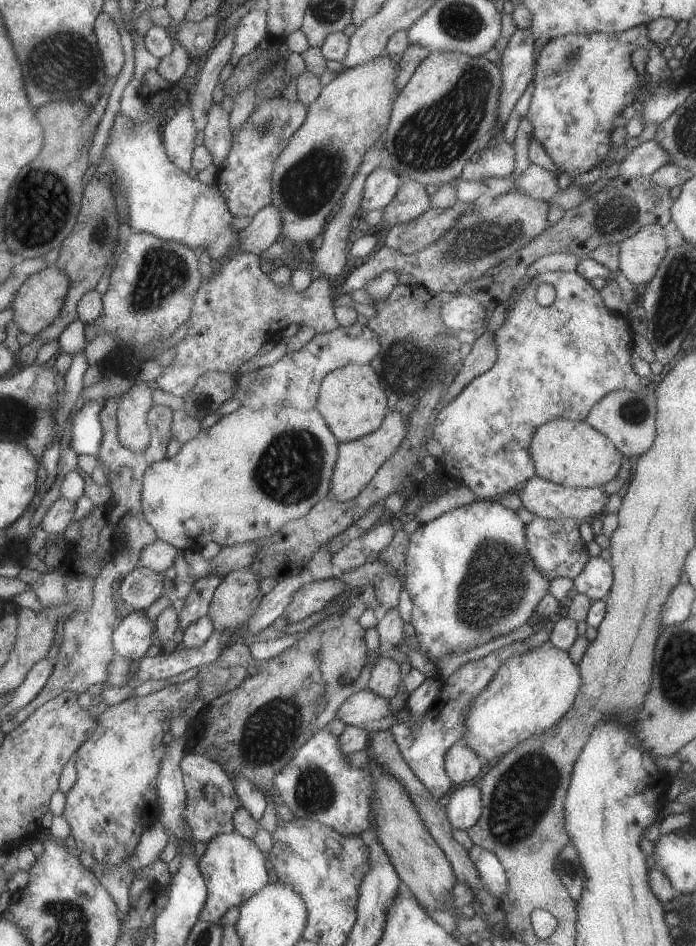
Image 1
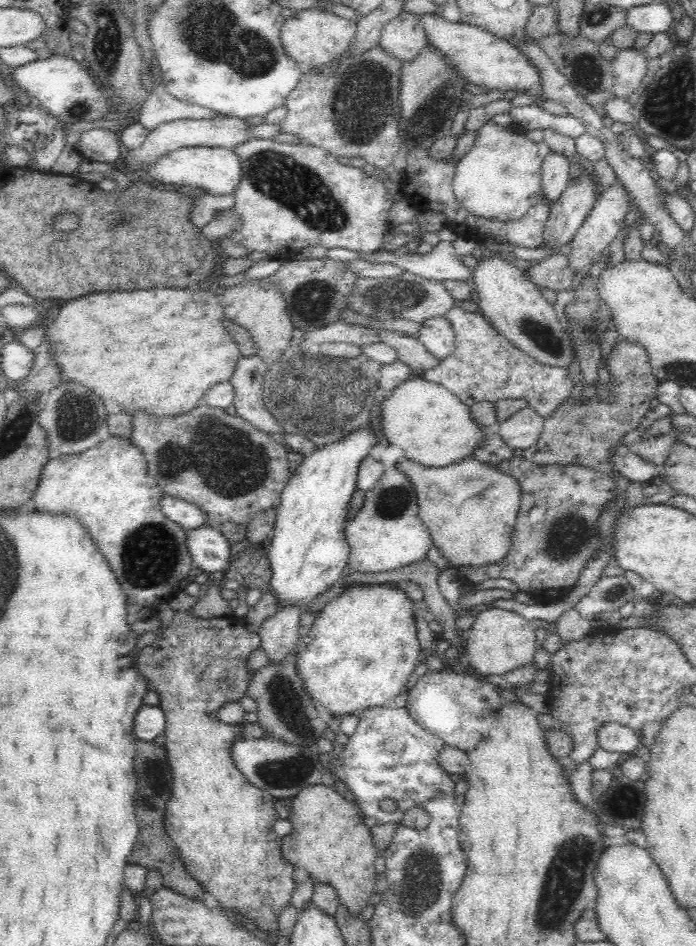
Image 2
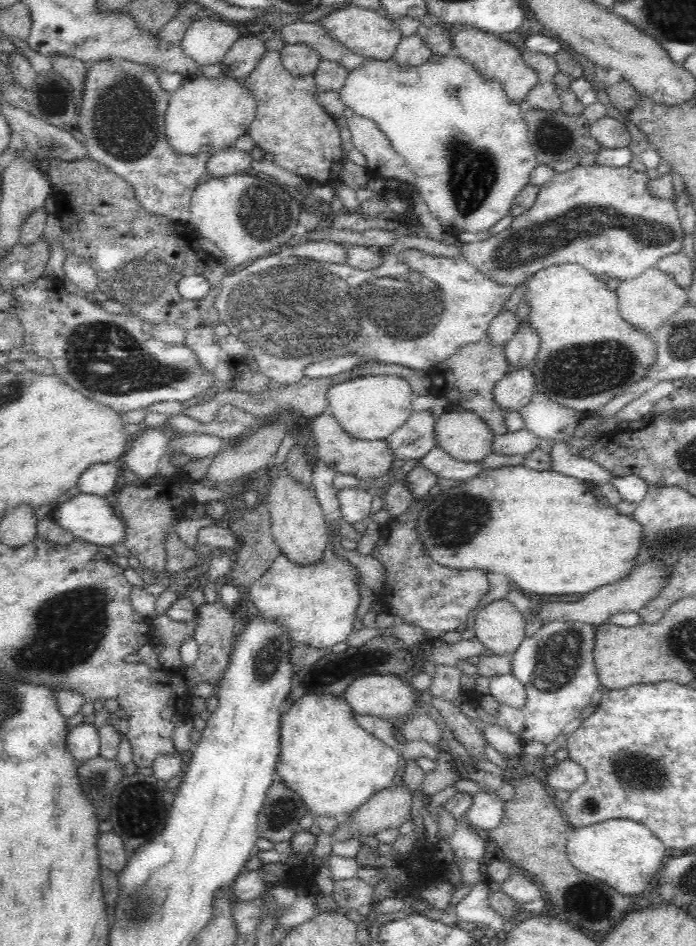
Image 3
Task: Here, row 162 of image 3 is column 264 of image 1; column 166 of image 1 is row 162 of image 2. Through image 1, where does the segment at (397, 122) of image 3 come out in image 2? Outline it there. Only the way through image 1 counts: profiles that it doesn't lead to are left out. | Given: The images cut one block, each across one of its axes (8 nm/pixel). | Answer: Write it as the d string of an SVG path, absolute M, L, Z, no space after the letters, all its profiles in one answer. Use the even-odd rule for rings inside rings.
M489 121L478 130L473 147L457 159L452 192L472 215L519 221L541 197L542 166L550 152L544 140L530 140L528 132L517 124L501 126Z

